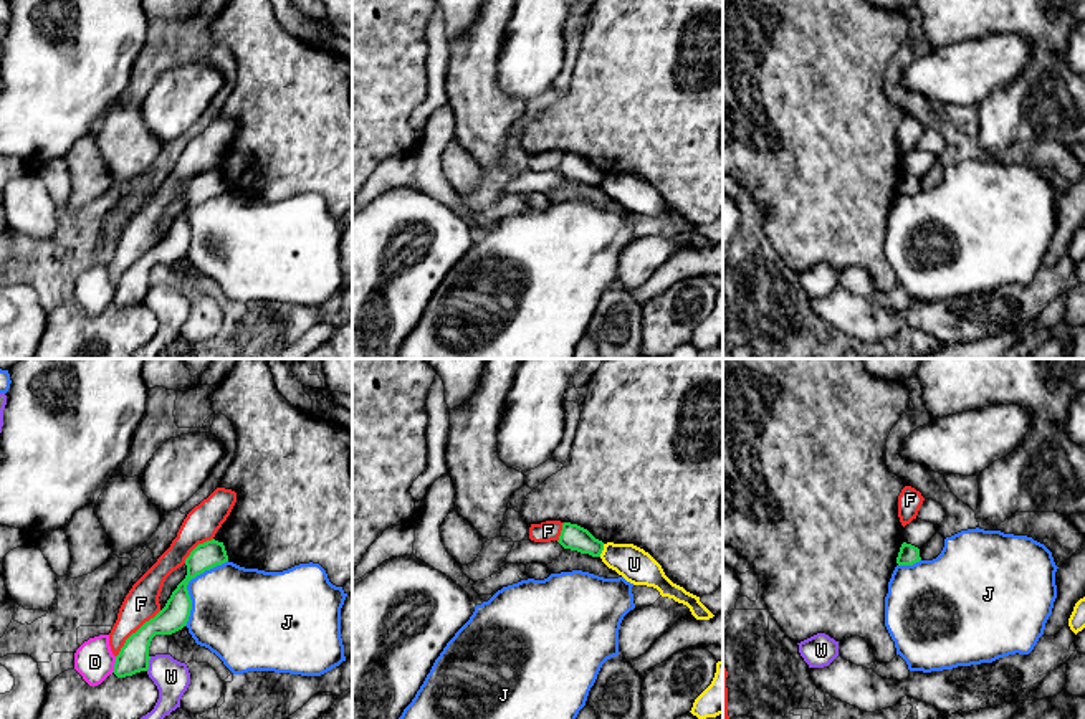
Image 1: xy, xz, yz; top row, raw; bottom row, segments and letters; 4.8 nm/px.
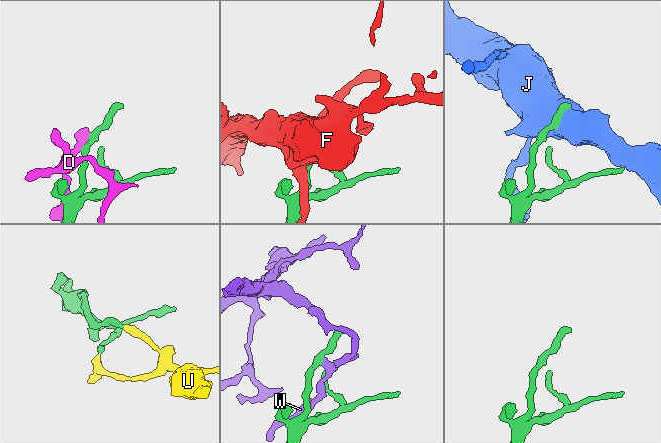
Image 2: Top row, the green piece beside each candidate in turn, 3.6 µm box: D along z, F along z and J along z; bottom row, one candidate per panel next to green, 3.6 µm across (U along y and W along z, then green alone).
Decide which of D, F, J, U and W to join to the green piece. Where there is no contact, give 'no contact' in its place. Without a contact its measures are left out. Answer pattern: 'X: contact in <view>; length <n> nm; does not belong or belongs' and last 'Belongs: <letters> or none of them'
D: contact in xy; length 80 nm; does not belong
F: contact in xy; length 320 nm; does not belong
J: contact in xy; length 380 nm; does not belong
U: contact in xz; length 70 nm; does not belong
W: contact in xy; length 80 nm; does not belong
Belongs: none of them

